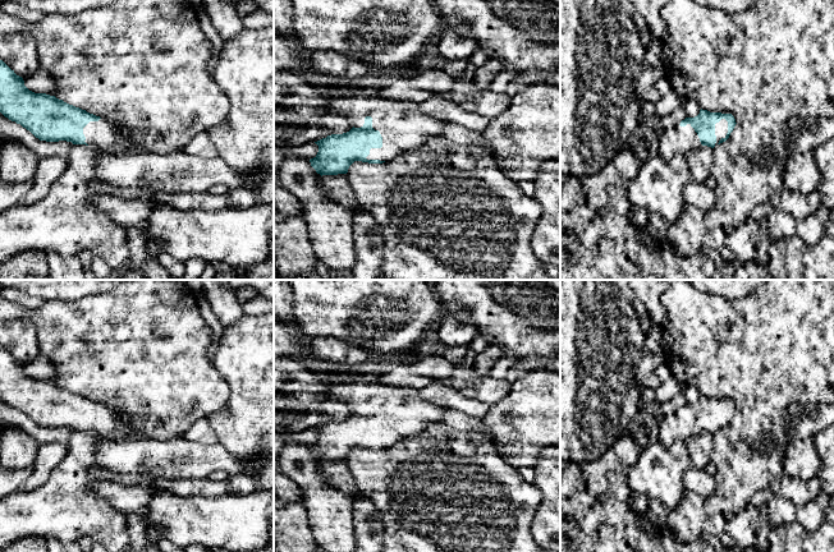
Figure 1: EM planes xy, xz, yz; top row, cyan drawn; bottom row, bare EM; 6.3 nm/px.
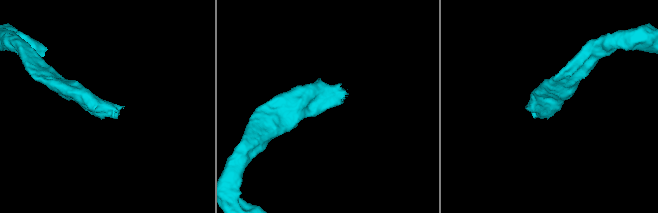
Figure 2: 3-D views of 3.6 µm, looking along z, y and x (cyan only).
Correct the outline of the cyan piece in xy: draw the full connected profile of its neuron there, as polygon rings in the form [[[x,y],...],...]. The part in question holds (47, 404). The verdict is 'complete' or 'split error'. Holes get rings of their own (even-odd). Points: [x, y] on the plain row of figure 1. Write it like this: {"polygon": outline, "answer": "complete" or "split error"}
{"polygon": [[[0,346],[0,399],[46,428],[67,427],[116,442],[141,440],[120,413],[46,380],[35,380]]], "answer": "split error"}

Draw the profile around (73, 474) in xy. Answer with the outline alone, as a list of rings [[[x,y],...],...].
[[[74,431],[69,438],[67,455],[50,474],[47,482],[37,488],[20,488],[0,500],[0,551],[26,537],[38,537],[42,539],[55,538],[63,542],[77,542],[82,537],[88,537],[93,543],[102,544],[109,552],[124,552],[129,543],[128,516],[114,509],[109,501],[91,492],[92,482],[102,482],[91,473],[92,466],[97,466],[93,459],[93,450],[98,441],[106,441],[101,434]]]

